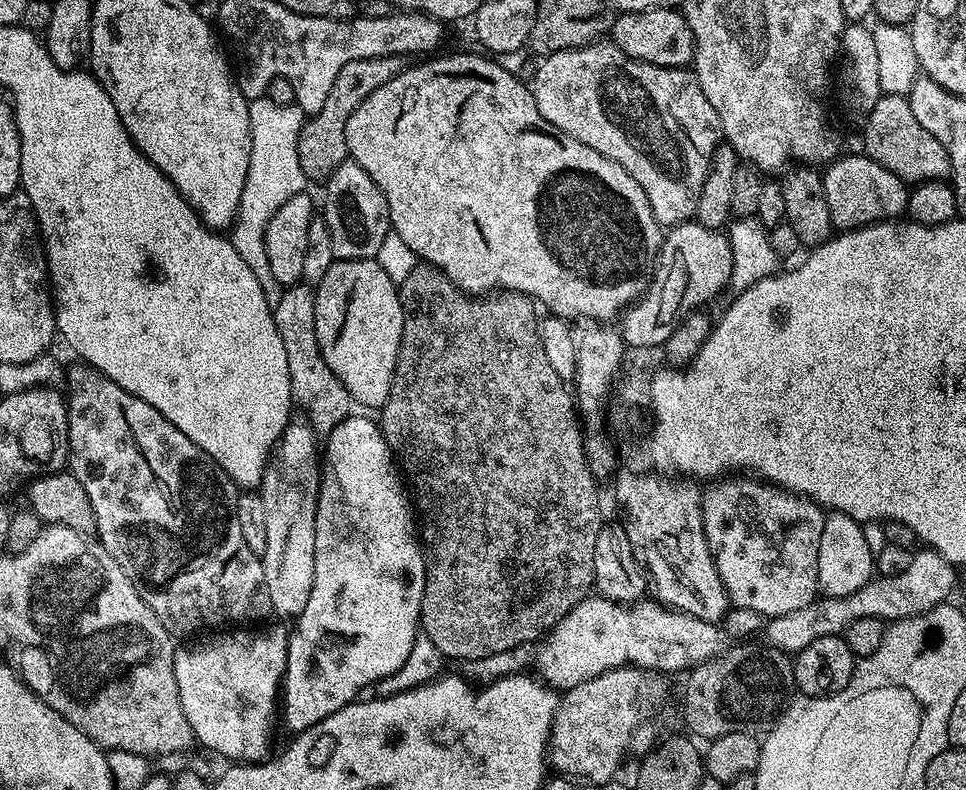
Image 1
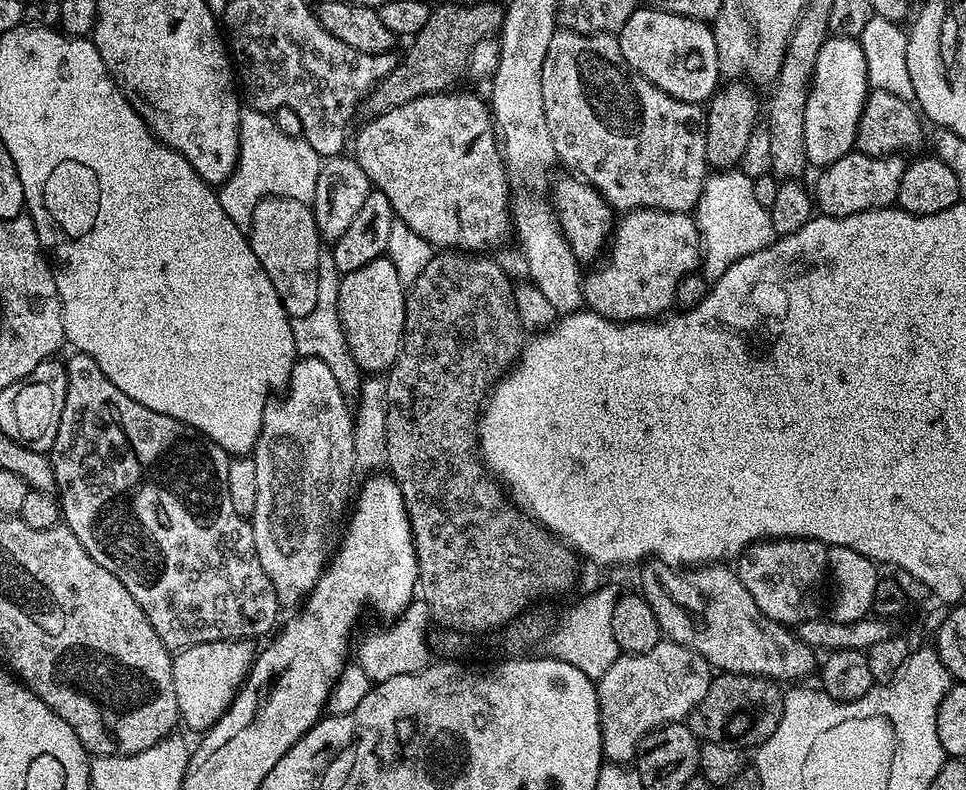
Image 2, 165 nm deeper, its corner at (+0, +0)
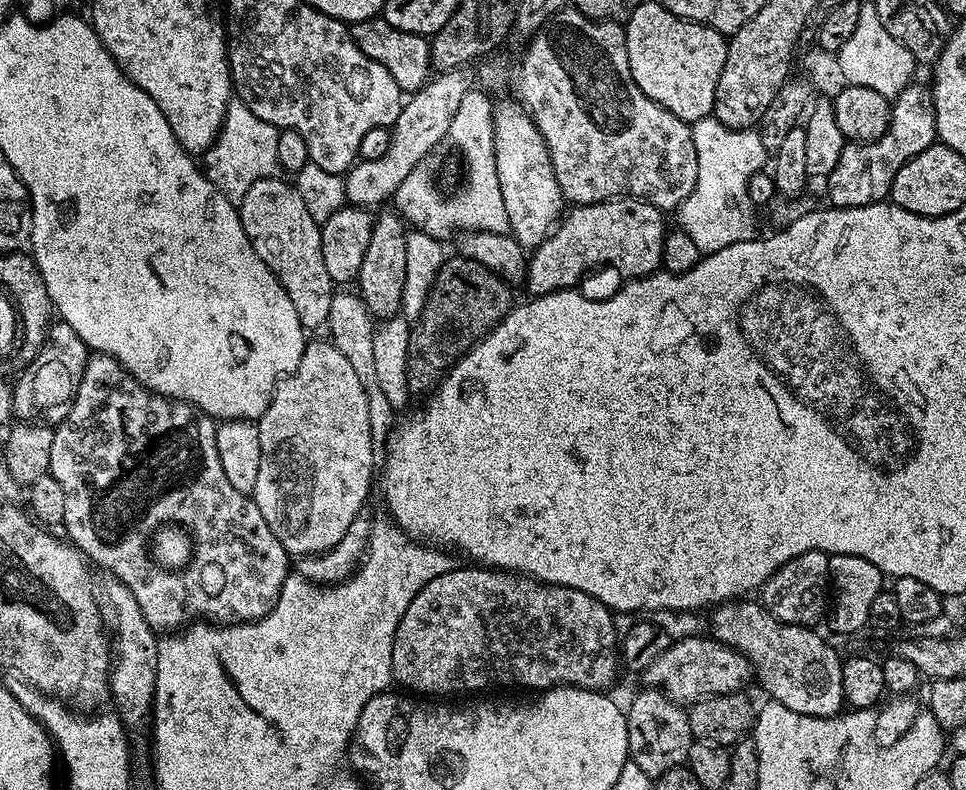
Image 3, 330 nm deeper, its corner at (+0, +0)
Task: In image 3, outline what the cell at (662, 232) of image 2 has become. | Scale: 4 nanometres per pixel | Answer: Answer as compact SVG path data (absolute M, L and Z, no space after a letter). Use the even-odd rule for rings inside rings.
M635 196L603 200L597 204L582 204L565 211L550 235L528 256L527 295L535 298L551 292L575 289L579 285L576 283L599 264L609 264L610 267L617 268L624 278L652 275L661 267L660 259L664 253L664 216L665 213L661 209L647 204L644 200L638 200Z

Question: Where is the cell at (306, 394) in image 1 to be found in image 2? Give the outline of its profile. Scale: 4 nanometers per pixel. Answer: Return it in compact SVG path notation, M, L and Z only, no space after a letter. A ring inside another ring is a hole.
M321 251L318 258L318 298L314 310L310 310L310 314L292 320L292 333L297 357L309 356L326 362L326 367L332 371L338 382L338 390L342 390L344 397L352 402L360 395L362 373L358 362L354 362L354 354L350 354L350 346L346 342L346 334L338 318L338 286L341 275L331 251Z

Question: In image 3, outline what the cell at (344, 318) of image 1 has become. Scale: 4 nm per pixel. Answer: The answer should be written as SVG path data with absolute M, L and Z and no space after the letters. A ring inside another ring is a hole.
M395 211L377 215L372 222L370 246L366 246L366 258L362 258L358 277L358 295L369 312L376 318L393 317L399 313L402 290L406 286L406 224Z

